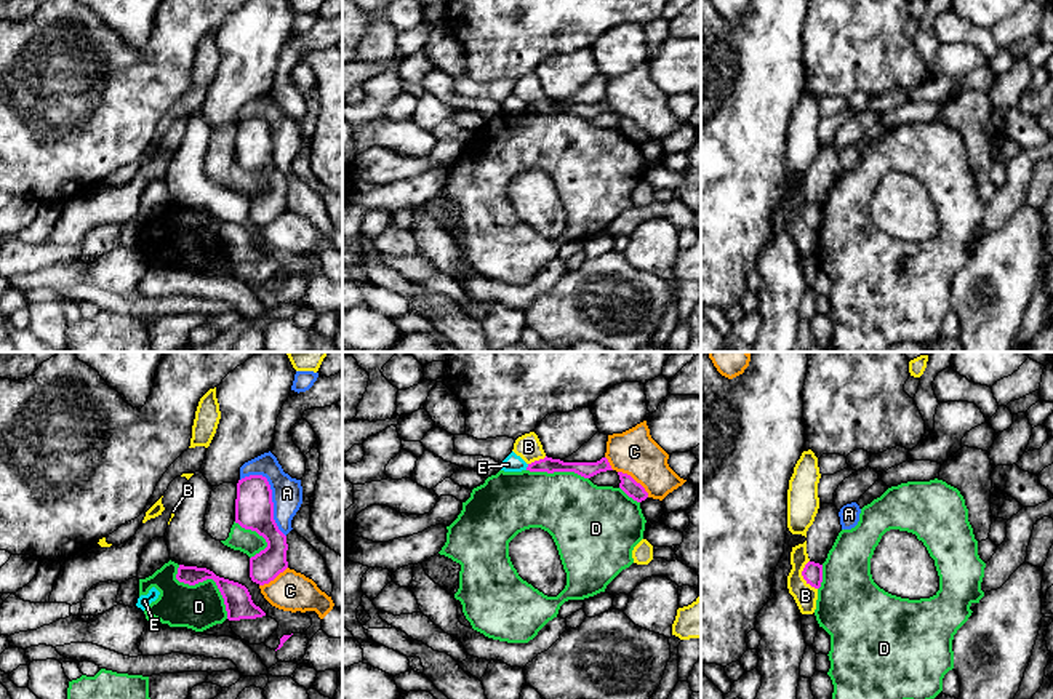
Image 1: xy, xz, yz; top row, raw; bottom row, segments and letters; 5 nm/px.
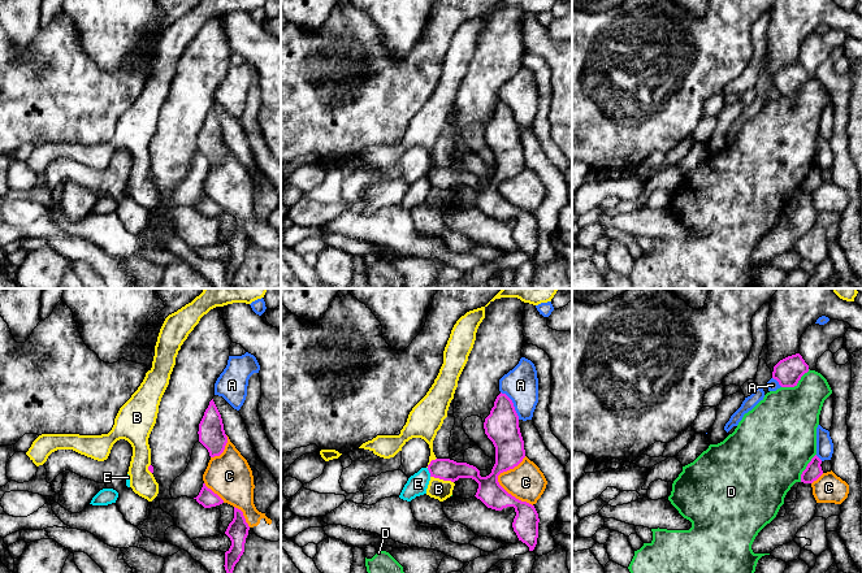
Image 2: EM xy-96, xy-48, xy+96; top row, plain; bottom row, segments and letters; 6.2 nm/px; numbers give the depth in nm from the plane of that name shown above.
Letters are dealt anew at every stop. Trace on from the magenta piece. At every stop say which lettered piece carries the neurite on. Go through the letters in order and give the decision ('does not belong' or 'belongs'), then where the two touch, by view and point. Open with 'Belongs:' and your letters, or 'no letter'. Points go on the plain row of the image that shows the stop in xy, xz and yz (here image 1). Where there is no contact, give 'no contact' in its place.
Belongs: no letter
A: does not belong; meets magenta in xy at (271, 138)
B: does not belong; meets magenta in yz at (802, 216)
C: does not belong; meets magenta in xz at (634, 122)
D: does not belong; meets magenta in xy at (207, 219)
E: does not belong; meets magenta in xz at (527, 109)

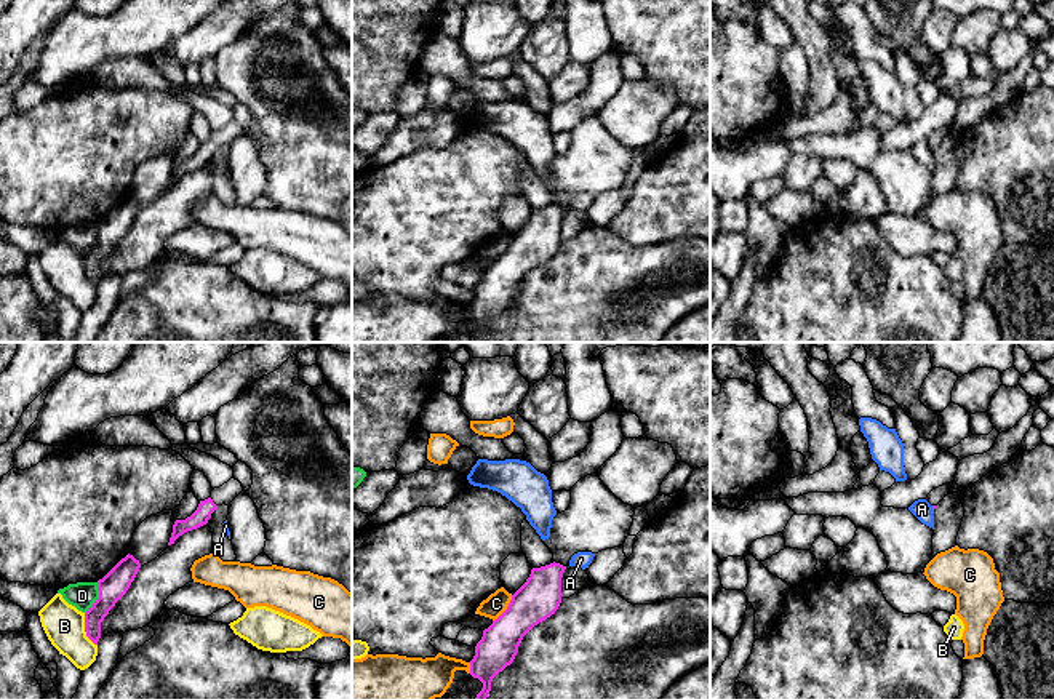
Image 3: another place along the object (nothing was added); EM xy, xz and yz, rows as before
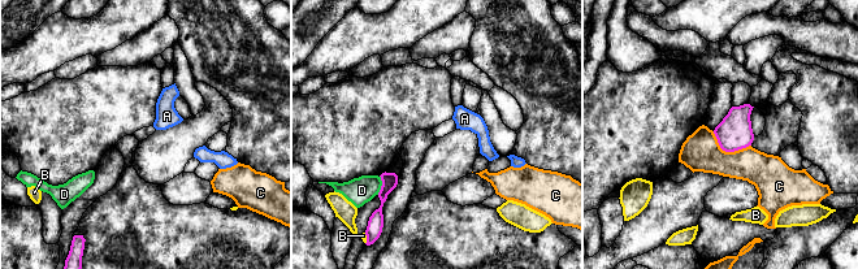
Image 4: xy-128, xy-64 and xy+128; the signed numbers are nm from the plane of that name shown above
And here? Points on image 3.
Belongs: no letter
A: does not belong; meets magenta in yz at (933, 151)
B: does not belong; meets magenta in xy at (85, 271)
C: does not belong; meets magenta in xz at (507, 250)
D: does not belong; meets magenta in xy at (98, 240)

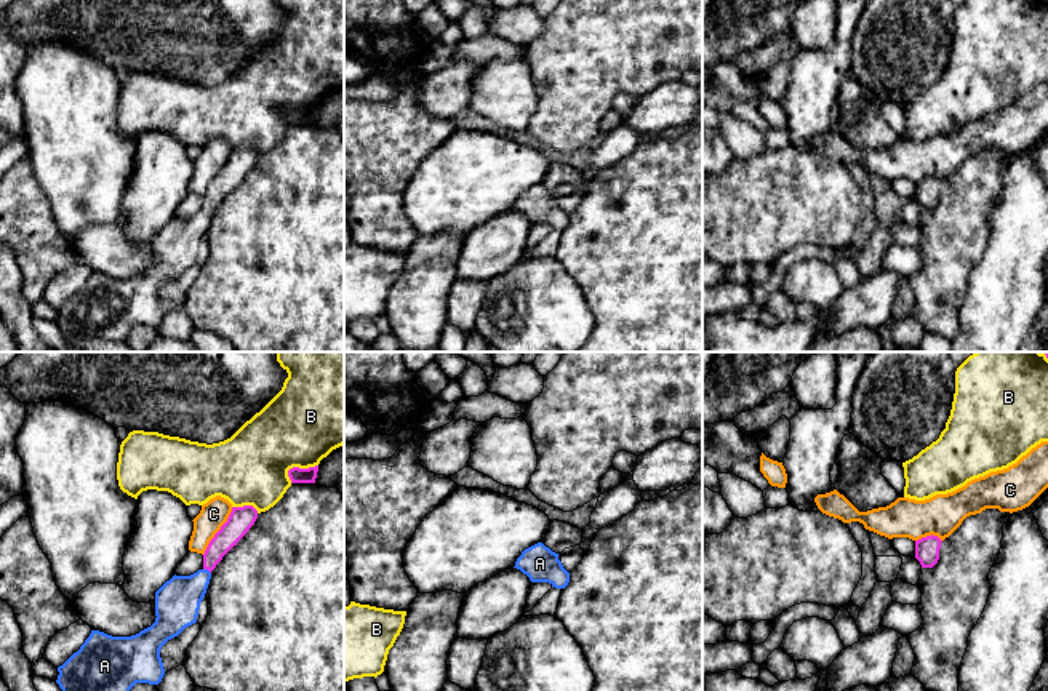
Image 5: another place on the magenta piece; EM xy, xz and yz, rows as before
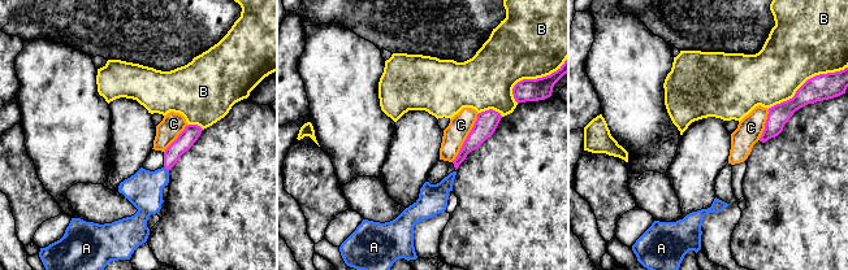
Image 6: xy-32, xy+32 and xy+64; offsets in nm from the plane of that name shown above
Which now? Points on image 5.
Belongs: A
A: belongs; meets magenta in xy at (207, 210)
B: does not belong; meets magenta in xy at (298, 109)
C: does not belong; meets magenta in xy at (218, 173)

